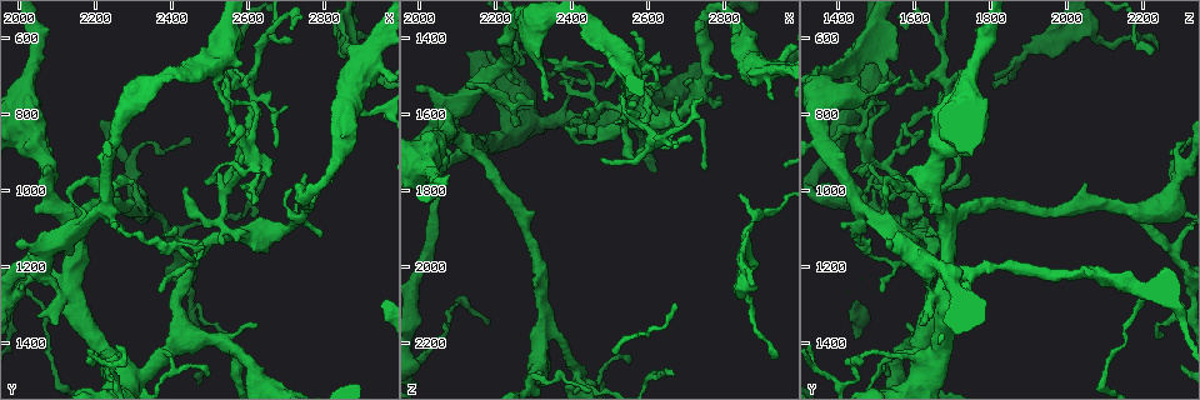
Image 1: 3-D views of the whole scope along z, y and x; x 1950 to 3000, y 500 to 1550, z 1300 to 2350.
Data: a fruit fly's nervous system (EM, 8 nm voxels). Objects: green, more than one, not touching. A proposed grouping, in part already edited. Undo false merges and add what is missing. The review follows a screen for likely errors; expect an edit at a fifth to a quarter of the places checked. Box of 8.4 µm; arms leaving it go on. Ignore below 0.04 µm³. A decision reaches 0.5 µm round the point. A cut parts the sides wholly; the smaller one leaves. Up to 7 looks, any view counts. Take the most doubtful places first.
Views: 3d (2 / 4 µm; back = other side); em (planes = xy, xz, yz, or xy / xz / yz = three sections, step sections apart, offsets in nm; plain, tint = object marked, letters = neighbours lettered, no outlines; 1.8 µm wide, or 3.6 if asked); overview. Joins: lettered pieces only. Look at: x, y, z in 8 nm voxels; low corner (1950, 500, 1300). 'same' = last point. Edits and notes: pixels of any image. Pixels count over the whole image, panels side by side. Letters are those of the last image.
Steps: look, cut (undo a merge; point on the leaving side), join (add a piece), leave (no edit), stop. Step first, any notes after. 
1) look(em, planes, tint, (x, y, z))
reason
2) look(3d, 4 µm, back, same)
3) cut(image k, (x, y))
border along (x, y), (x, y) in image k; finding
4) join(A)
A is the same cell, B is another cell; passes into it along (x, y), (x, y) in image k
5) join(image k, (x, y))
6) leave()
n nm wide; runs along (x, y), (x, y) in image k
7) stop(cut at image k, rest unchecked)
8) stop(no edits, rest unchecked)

look(em, planes, letters, (2425, 1390, 1615))
four-way junction

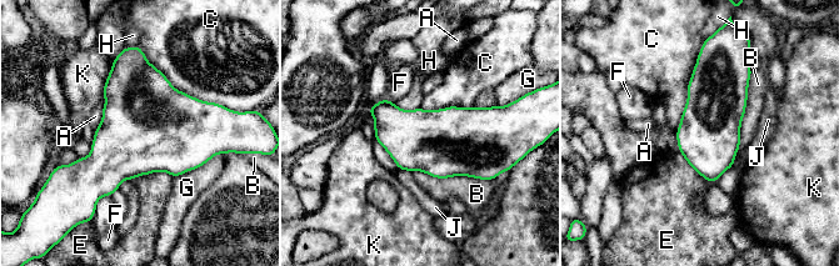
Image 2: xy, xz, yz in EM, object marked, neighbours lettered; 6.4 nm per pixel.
leave()
A, B, C, E, F, G, H, J and K are other cells; border along (138, 45), (176, 89), (223, 106) in image 2; one cell here

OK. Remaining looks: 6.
look(em, planes, letters, (2425, 1155, 1480))

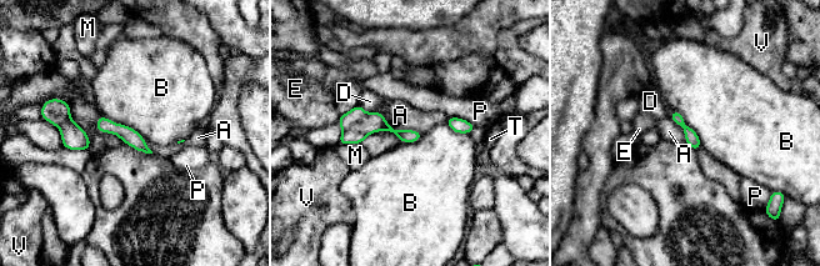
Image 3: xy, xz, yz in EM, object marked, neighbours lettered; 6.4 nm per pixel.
cut(image 3, (374, 123))
80 nm wide; B touches over 340 nm; A, B, D, E, M, P, T and V are other cells; a second cell is stuck on

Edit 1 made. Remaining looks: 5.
look(3d, 4 µm, (2410, 1140, 2270))
arms part here

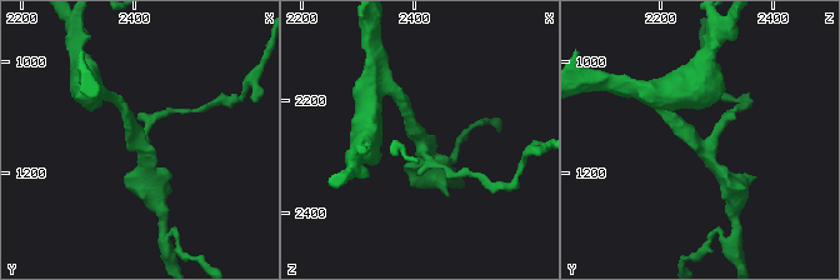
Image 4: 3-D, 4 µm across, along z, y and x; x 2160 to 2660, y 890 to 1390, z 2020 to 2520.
look(em, planes, letters, (2410, 1140, 2265))
3 arms

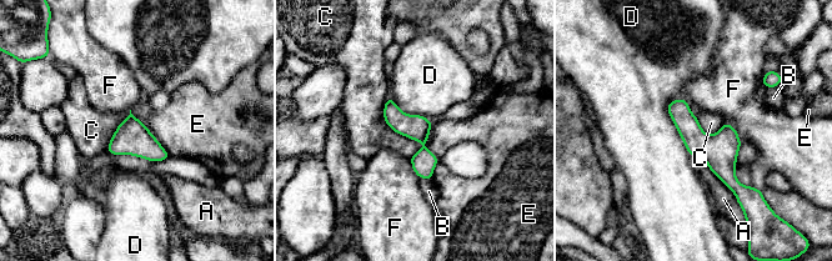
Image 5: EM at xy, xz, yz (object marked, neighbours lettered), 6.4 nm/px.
leave()
A, B, C, D, E and F are other cells; border along (387, 96), (411, 157) in image 5; all the same cell

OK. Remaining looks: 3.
stop(cut at image 3, rest unchecked)

